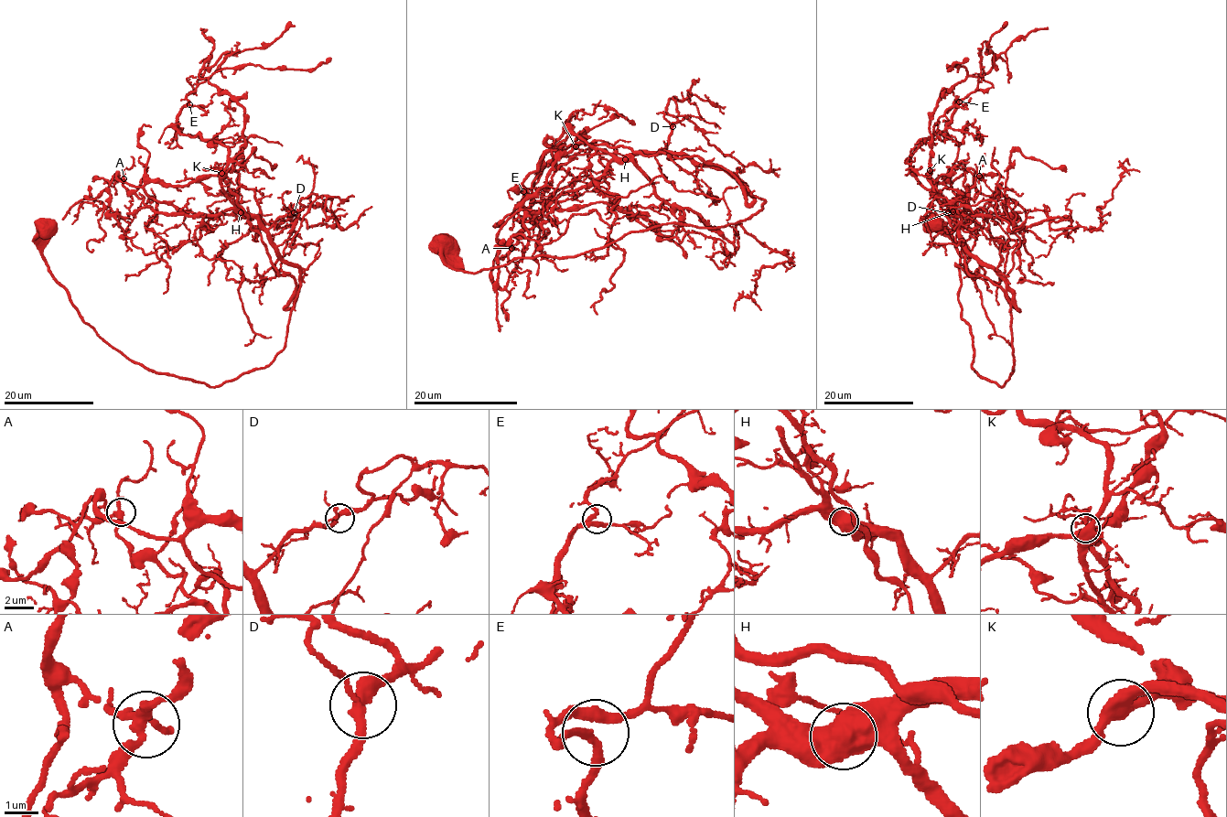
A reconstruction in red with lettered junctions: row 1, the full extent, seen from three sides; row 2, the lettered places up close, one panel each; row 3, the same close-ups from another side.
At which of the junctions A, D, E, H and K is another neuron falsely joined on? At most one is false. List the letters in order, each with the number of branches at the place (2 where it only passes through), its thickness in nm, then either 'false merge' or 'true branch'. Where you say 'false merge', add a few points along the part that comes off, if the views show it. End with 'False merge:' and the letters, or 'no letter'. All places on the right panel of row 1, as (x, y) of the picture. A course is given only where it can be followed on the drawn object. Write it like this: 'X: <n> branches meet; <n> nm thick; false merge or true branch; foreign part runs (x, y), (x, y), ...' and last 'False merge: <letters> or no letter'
A: 3 branches meet; 280 nm thick; true branch
D: 3 branches meet; 280 nm thick; true branch
E: 2 branches meet; 240 nm thick; true branch
H: 2 branches meet; 950 nm thick; true branch
K: 3 branches meet; 360 nm thick; true branch
False merge: no letter

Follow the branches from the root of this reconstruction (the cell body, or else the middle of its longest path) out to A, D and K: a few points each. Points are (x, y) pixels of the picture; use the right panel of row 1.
A: (931, 220), (960, 258), (972, 368), (1004, 386), (1006, 281), (966, 249), (948, 208), (979, 176)
D: (931, 220), (960, 258), (972, 368), (1004, 386), (1014, 369), (1006, 281), (966, 249), (948, 212)
K: (931, 220), (960, 258), (972, 368), (1004, 386), (1014, 369), (1010, 302), (967, 272), (930, 170)

